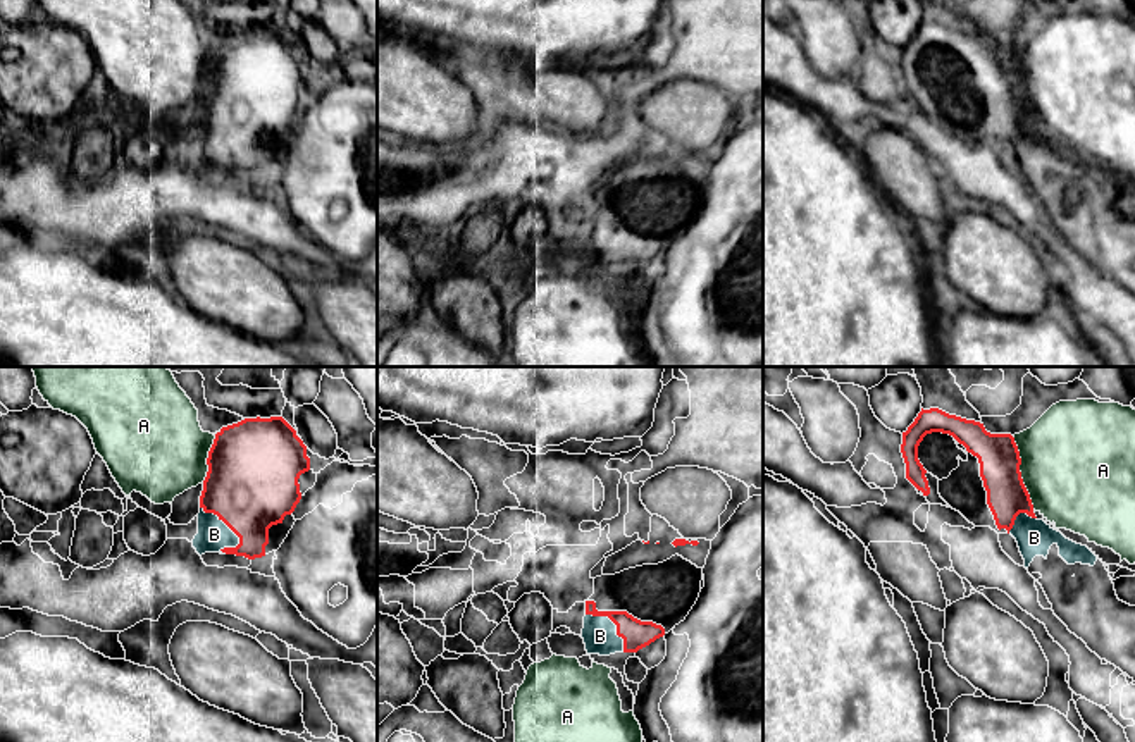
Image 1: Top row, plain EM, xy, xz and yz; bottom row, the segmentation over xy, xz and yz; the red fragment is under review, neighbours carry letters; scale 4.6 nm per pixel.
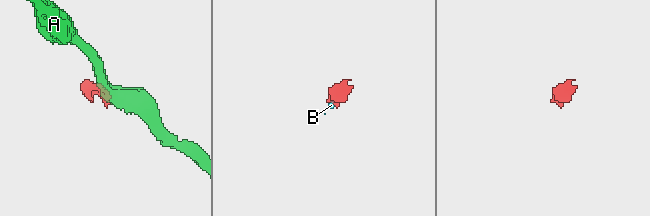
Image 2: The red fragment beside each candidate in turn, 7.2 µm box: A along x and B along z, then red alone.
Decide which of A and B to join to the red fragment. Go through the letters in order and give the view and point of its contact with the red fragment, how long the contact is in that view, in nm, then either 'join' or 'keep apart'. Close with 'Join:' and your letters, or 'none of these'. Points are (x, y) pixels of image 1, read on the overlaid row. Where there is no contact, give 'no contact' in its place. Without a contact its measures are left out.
A: meets red in yz at (1020, 472); contact 360 nm long; keep apart
B: meets red in xy at (224, 522); contact 260 nm long; join
Join: B

